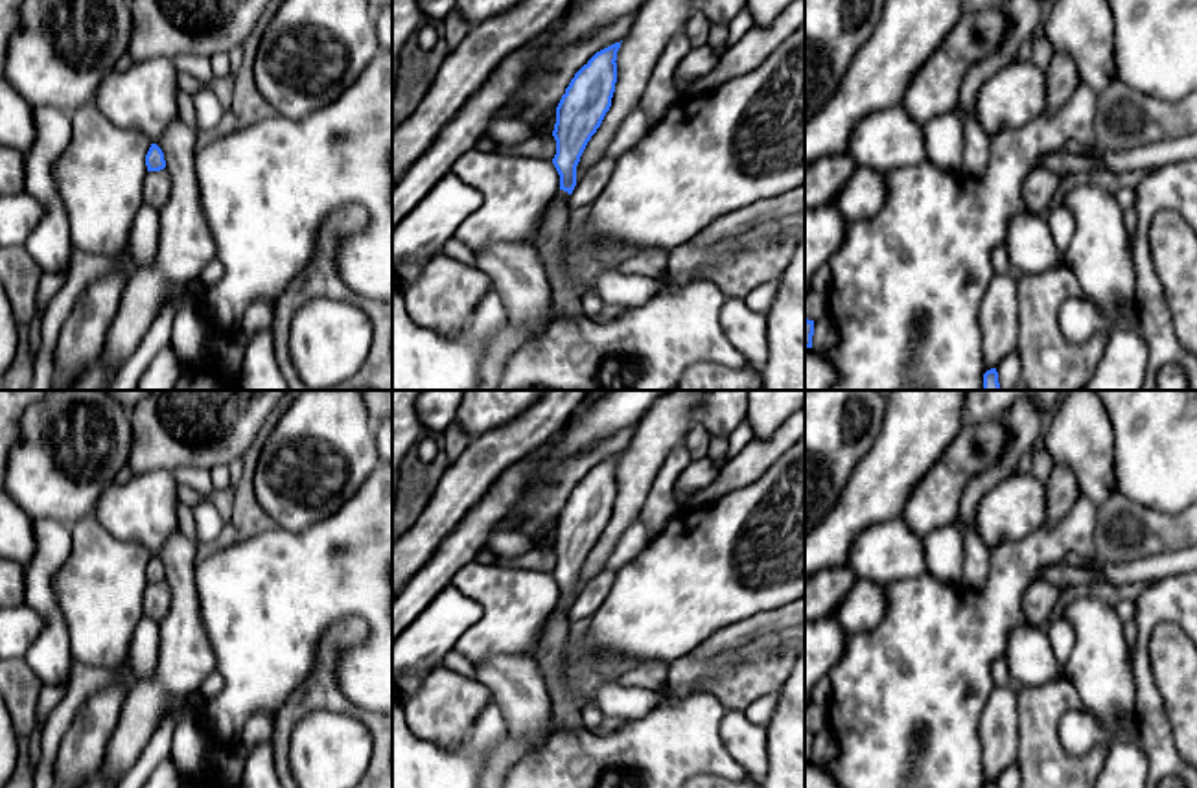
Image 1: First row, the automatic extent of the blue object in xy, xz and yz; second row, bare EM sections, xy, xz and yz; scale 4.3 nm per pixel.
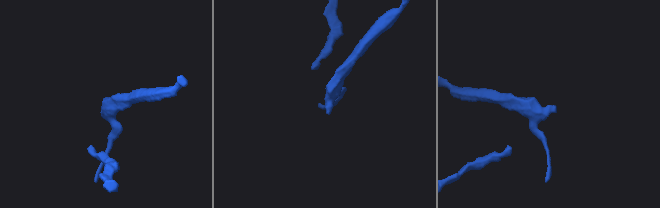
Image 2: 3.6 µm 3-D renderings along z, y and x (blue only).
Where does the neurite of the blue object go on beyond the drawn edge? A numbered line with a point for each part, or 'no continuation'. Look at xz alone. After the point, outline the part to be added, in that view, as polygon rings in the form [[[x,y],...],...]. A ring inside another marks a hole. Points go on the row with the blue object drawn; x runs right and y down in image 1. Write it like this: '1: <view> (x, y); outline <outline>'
1: xz (553, 238); outline [[[558,190],[534,243],[540,249],[549,284],[552,289],[552,317],[565,320],[586,319],[582,291],[567,276],[567,263],[573,260],[569,234],[571,195]]]

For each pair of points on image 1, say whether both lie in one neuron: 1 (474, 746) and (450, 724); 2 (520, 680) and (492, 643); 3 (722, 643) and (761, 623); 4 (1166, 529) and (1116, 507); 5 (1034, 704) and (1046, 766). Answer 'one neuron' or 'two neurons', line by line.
1: two neurons
2: two neurons
3: one neuron
4: one neuron
5: one neuron

